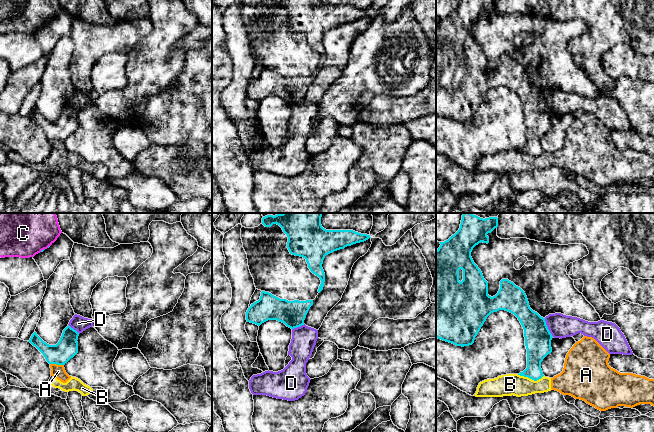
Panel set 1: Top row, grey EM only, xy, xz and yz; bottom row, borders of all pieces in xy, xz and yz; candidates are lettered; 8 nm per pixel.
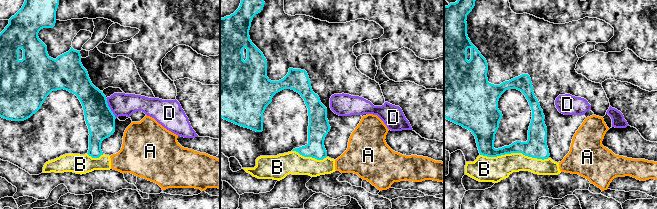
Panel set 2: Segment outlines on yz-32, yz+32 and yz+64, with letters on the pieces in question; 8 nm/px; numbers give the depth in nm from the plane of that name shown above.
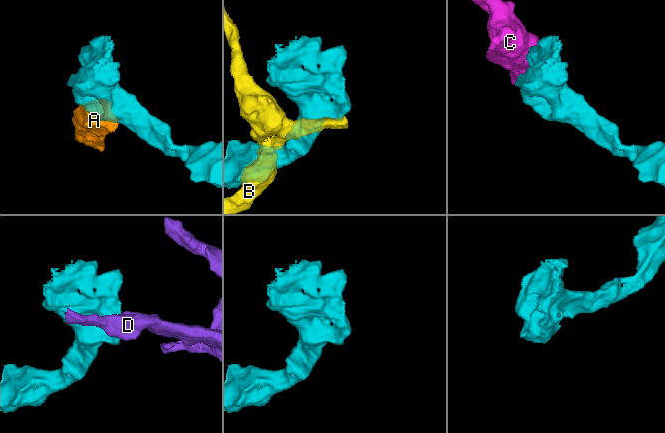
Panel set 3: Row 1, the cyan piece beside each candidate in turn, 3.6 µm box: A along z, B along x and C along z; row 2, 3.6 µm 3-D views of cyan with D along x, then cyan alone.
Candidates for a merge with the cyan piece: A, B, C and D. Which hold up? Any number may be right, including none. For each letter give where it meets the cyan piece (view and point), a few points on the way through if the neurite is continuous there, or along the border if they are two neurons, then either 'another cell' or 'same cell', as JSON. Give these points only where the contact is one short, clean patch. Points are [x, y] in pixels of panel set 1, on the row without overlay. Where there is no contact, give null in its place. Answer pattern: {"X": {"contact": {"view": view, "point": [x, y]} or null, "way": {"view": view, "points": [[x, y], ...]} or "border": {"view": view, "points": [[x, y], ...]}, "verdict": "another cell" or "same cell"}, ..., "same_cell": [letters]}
{"A": {"contact": {"view": "xy", "point": [57, 140]}, "border": {"view": "xy", "points": [[50, 139], [63, 141]]}, "verdict": "another cell"}, "B": {"contact": {"view": "yz", "point": [530, 154]}, "verdict": "another cell"}, "C": {"contact": {"view": "xy", "point": [42, 26]}, "border": {"view": "xy", "points": [[44, 24], [40, 27]]}, "verdict": "another cell"}, "D": {"contact": {"view": "yz", "point": [547, 103]}, "border": {"view": "yz", "points": [[544, 94], [545, 100], [553, 112]]}, "verdict": "another cell"}, "same_cell": []}

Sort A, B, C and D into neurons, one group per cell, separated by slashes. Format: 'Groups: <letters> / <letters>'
Groups: A B / C / D

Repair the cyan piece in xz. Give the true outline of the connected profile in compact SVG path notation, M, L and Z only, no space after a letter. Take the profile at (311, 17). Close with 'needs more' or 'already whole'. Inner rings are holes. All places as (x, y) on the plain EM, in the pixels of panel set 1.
M277 0L288 13L290 30L306 35L310 47L321 56L318 68L323 66L325 49L322 44L326 31L356 19L368 16L370 11L353 6L326 6L321 0Z; already whole

